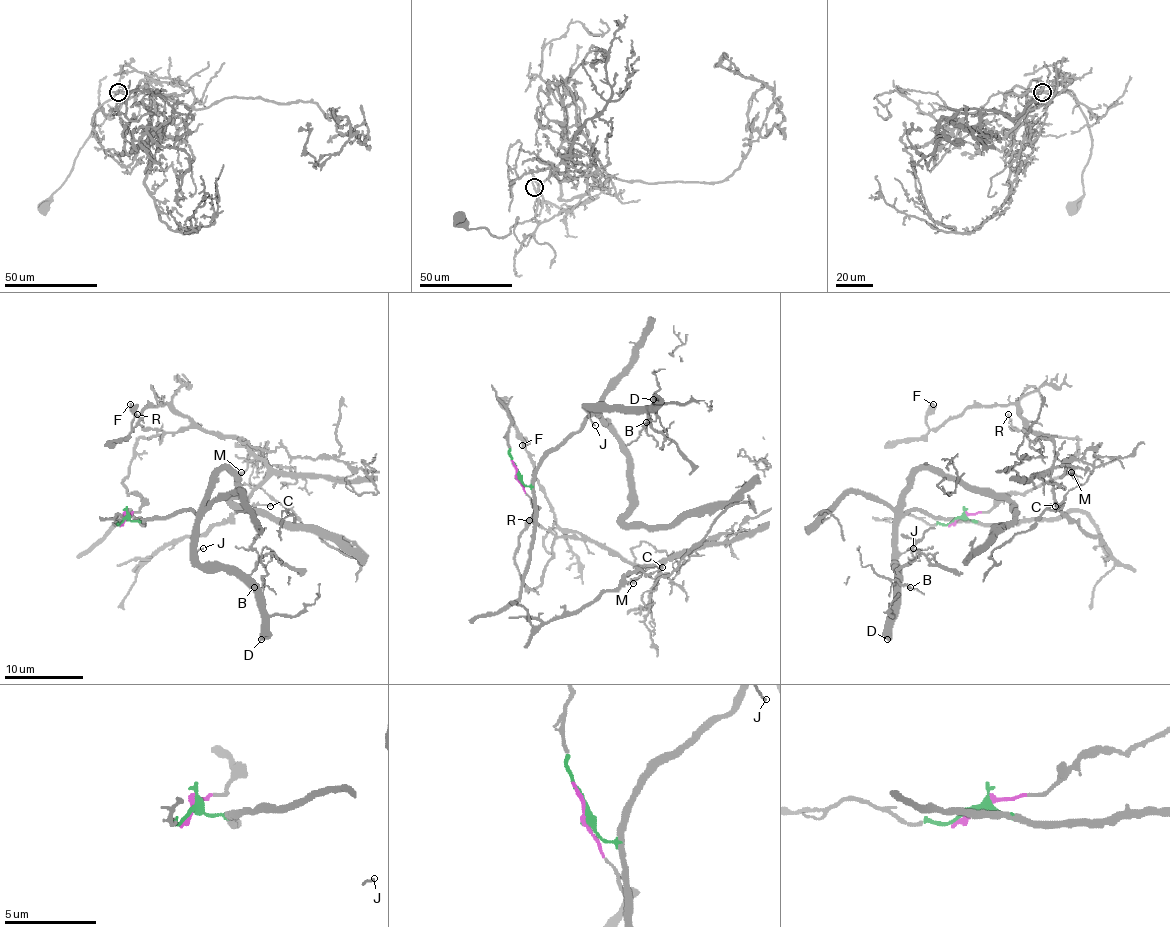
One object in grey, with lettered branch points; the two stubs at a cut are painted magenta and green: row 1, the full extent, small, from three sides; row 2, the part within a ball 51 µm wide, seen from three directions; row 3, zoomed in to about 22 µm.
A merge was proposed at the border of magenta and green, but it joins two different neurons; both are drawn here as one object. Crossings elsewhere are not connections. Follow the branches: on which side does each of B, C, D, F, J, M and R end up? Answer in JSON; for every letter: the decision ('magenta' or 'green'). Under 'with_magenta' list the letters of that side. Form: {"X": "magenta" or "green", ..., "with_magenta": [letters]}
{"B": "green", "C": "magenta", "D": "green", "F": "magenta", "J": "green", "M": "magenta", "R": "magenta", "with_magenta": ["C", "F", "M", "R"]}

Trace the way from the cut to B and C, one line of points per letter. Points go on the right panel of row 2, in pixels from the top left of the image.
B: (959, 518), (974, 520), (945, 520), (917, 510), (902, 518), (898, 524), (896, 585), (909, 587)
C: (959, 518), (1061, 475), (1077, 437), (1032, 441), (1028, 427), (1055, 443), (1055, 506)

